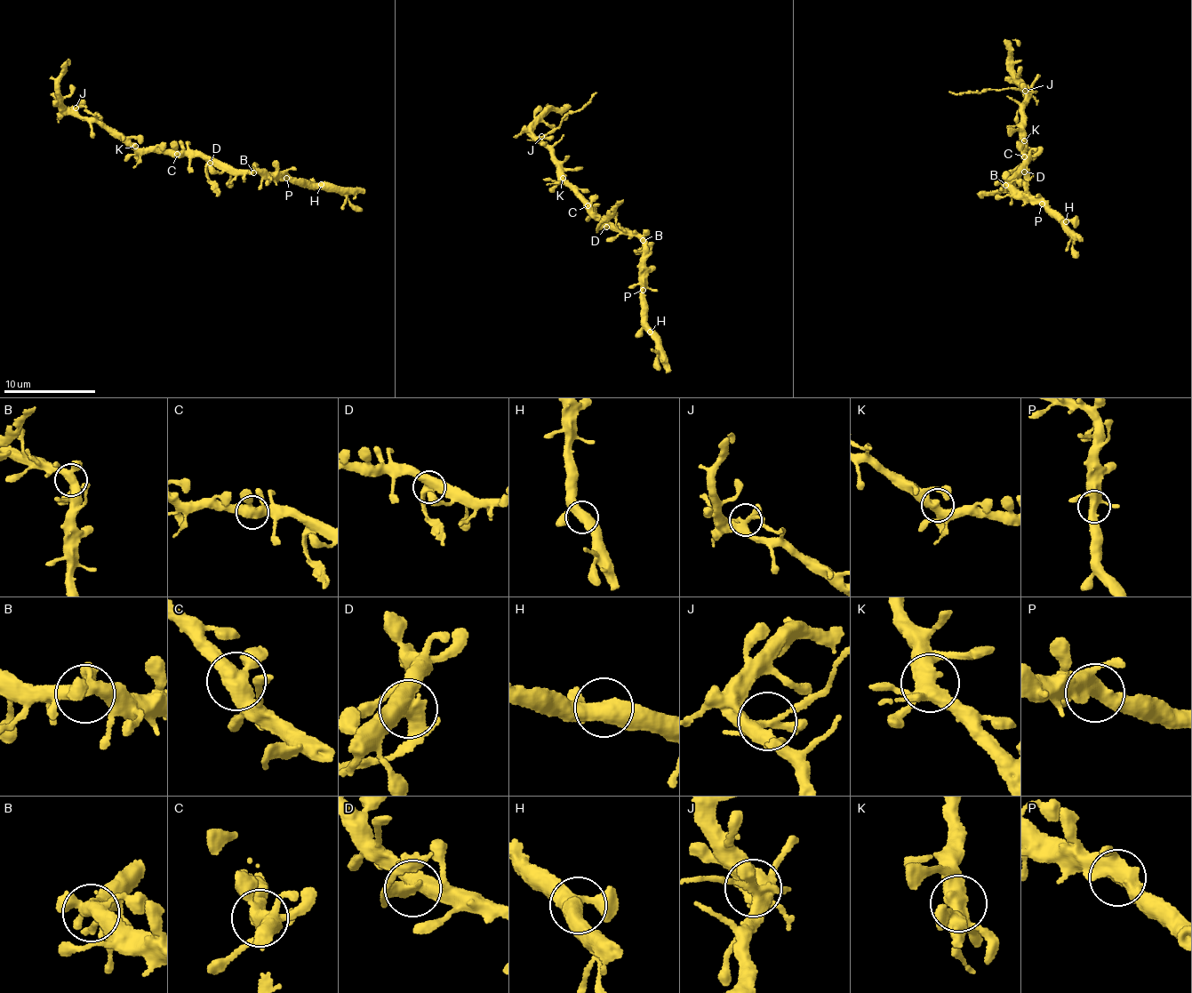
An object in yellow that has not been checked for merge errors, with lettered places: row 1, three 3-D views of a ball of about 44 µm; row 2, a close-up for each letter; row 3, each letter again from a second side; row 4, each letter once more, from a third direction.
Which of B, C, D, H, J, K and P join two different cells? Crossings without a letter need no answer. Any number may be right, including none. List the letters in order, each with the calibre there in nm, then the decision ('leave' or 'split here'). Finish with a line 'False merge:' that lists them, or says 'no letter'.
B: 400 nm thick; leave
C: 460 nm thick; leave
D: 460 nm thick; split here
H: 440 nm thick; leave
J: 320 nm thick; split here
K: 440 nm thick; leave
P: 440 nm thick; leave
False merge: D, J

